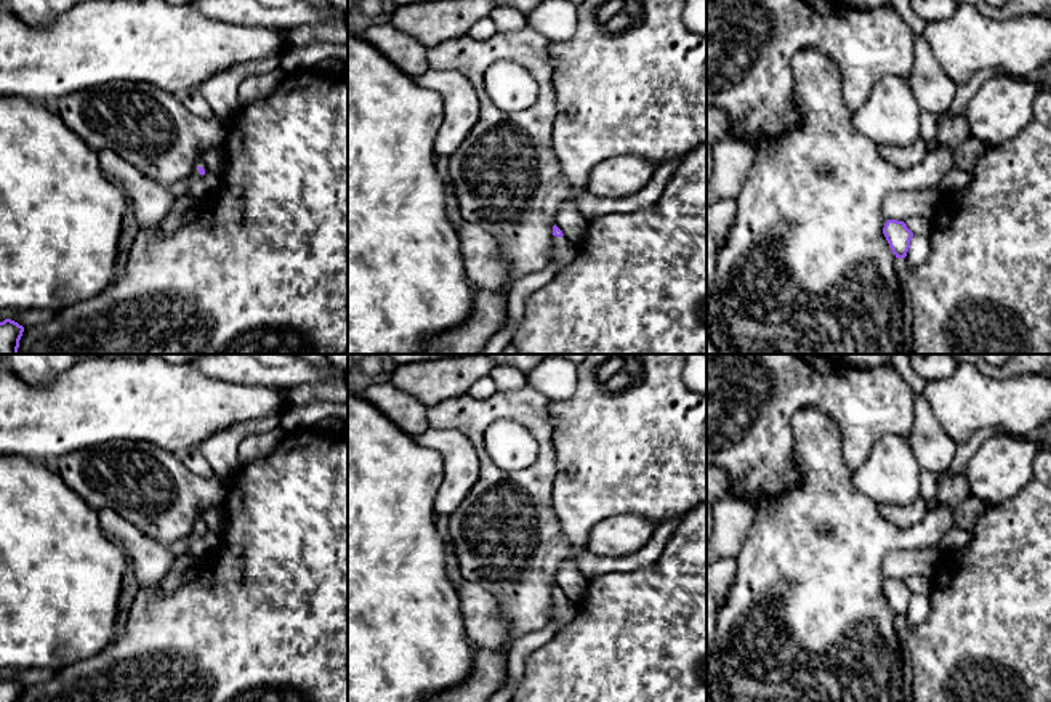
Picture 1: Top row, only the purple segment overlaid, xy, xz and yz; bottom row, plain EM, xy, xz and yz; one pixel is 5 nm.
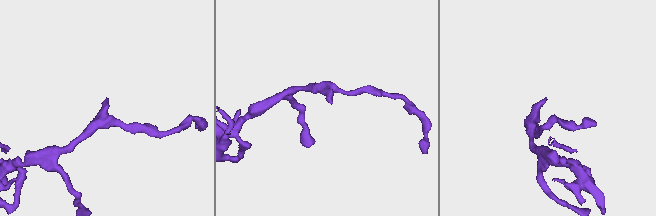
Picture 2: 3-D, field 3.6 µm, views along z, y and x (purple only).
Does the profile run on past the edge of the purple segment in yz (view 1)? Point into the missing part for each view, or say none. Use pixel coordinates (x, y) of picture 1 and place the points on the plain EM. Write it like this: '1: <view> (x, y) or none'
1: none

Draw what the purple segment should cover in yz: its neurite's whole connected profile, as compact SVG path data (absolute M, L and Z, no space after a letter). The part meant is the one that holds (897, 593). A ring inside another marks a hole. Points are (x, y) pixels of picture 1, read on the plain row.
M888 579L883 587L883 593L896 617L905 617L913 596L913 591L907 587L907 583L897 579Z

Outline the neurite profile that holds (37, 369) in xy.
M5 354L5 365L21 380L45 386L70 369L79 354Z

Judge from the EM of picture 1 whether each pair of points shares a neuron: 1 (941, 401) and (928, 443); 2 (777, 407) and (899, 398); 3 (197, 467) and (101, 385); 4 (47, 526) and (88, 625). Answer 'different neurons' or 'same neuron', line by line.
1: different neurons
2: same neuron
3: different neurons
4: same neuron

